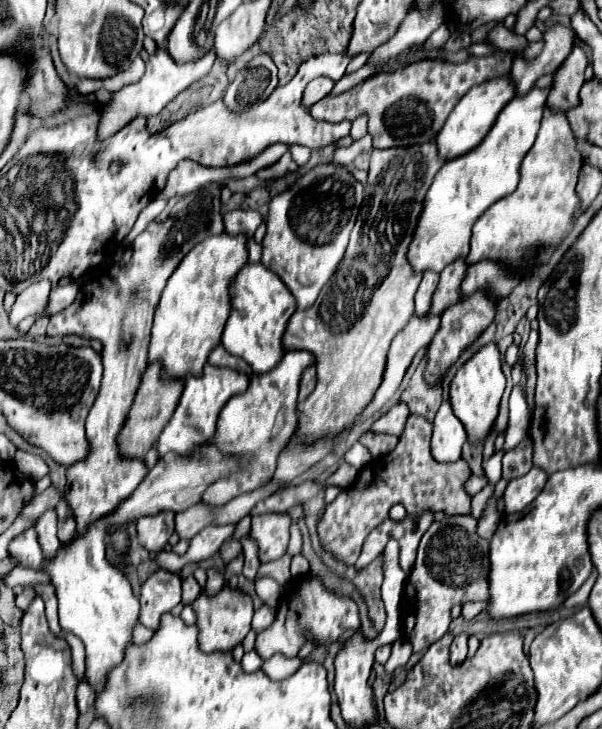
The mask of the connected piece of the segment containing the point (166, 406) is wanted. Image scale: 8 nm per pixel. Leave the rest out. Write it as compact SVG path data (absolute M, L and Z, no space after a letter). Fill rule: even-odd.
M153 361L147 367L145 375L143 375L143 381L139 385L135 403L133 403L133 407L129 411L129 417L127 417L127 423L125 423L125 427L119 435L121 455L145 457L145 453L153 447L153 443L157 441L157 437L161 435L161 431L169 423L173 411L177 409L177 403L179 403L179 397L181 397L181 391L183 391L185 383L183 381L163 381L161 371L163 371L163 365L159 365L159 361Z

